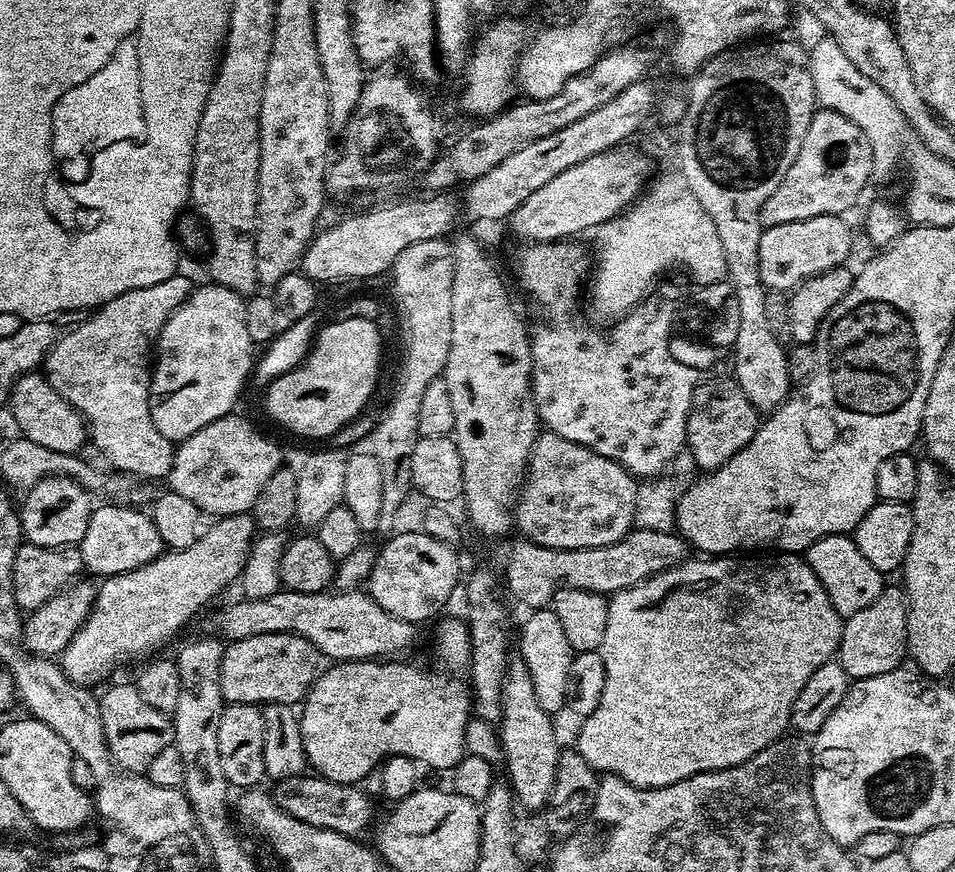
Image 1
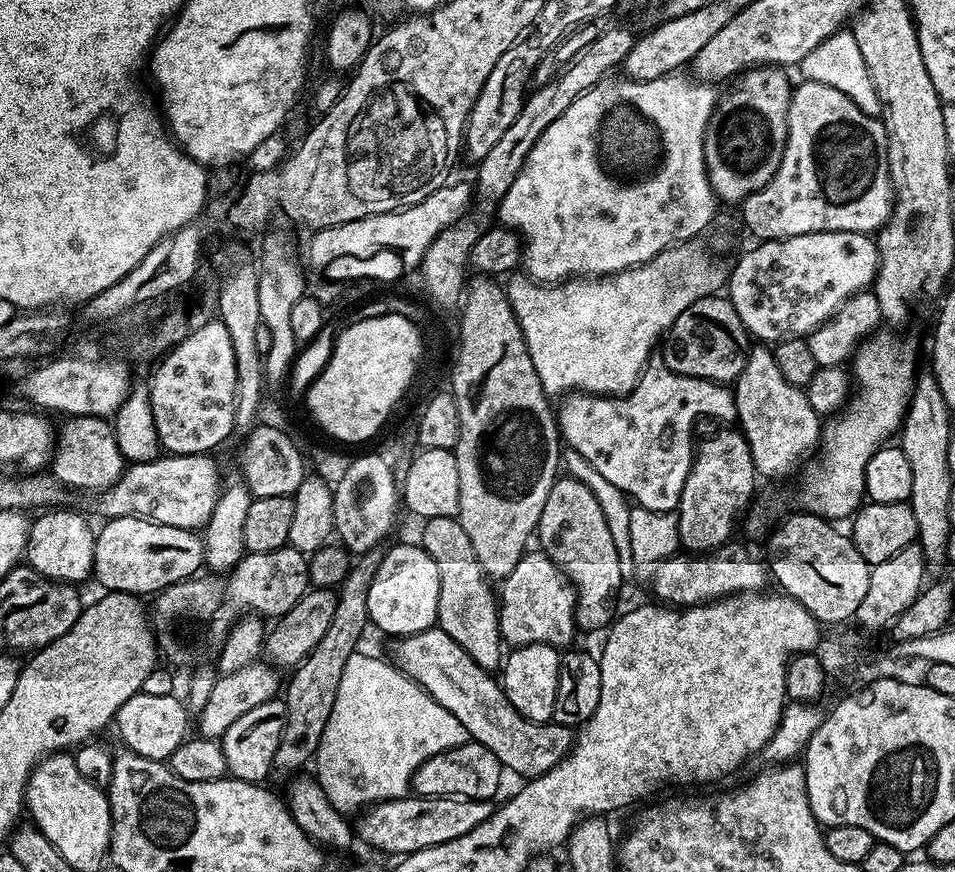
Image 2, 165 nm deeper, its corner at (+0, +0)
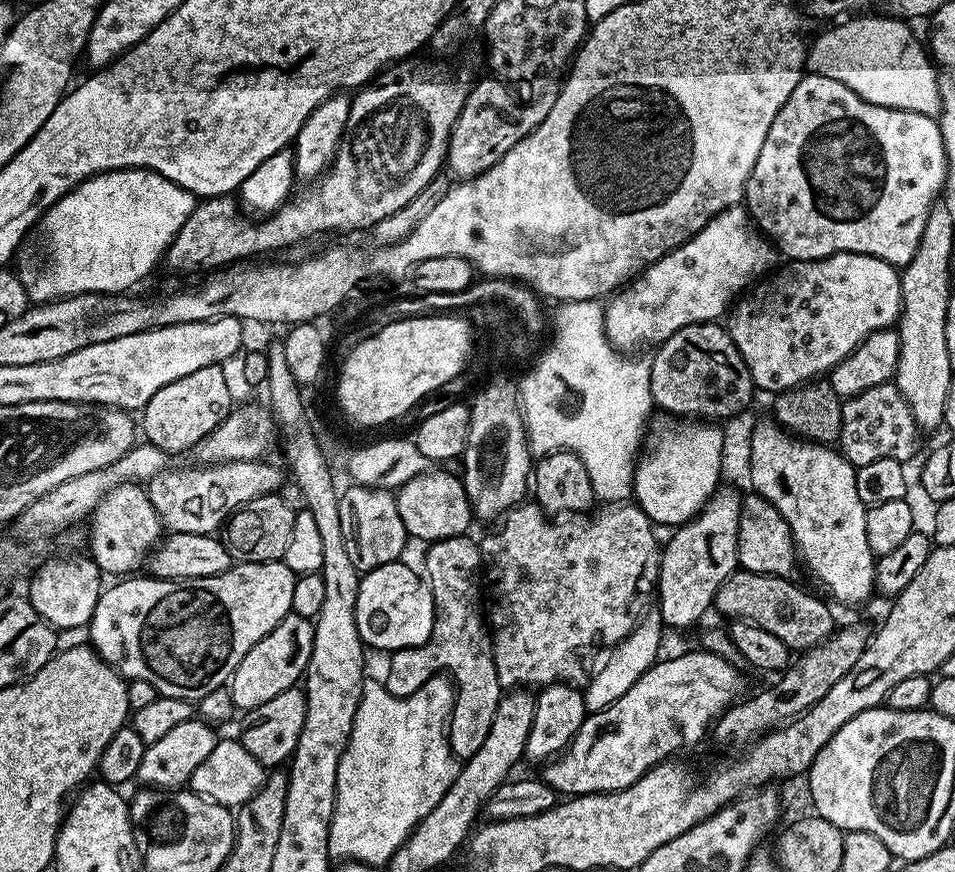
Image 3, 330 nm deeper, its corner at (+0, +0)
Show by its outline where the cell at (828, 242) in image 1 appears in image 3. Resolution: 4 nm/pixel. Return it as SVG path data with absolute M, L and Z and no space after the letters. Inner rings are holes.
M843 252L842 254L827 256L821 260L794 260L785 263L785 265L785 268L783 266L777 267L775 271L763 277L755 286L749 287L731 305L730 315L726 320L726 327L732 336L734 346L738 346L738 354L742 354L742 358L750 370L750 378L752 379L753 385L757 389L765 388L769 394L784 392L788 388L797 388L800 384L815 381L817 378L823 377L825 374L831 372L834 366L841 364L870 334L874 334L883 328L892 328L900 319L900 307L902 306L900 272L898 271L897 265L887 264L882 258L874 258L866 254Z

